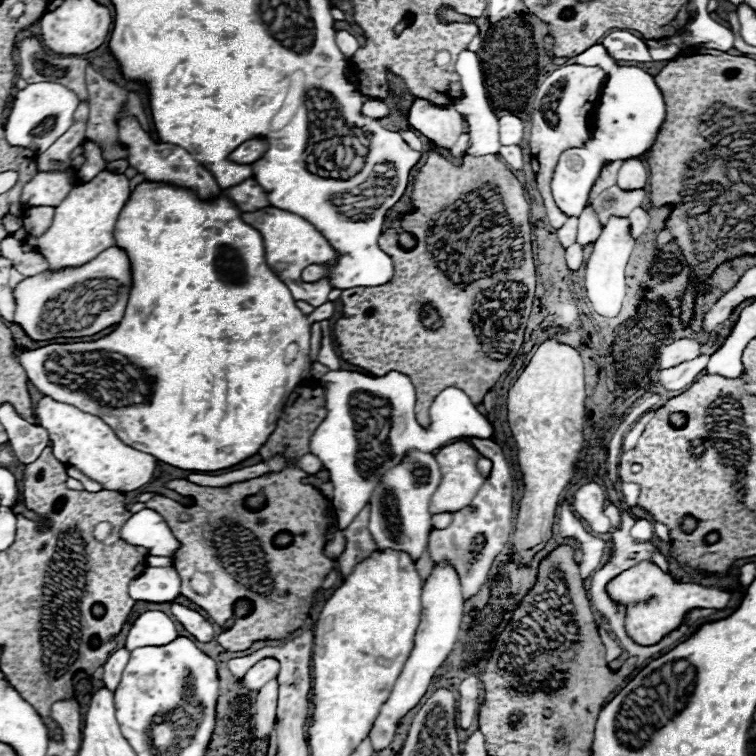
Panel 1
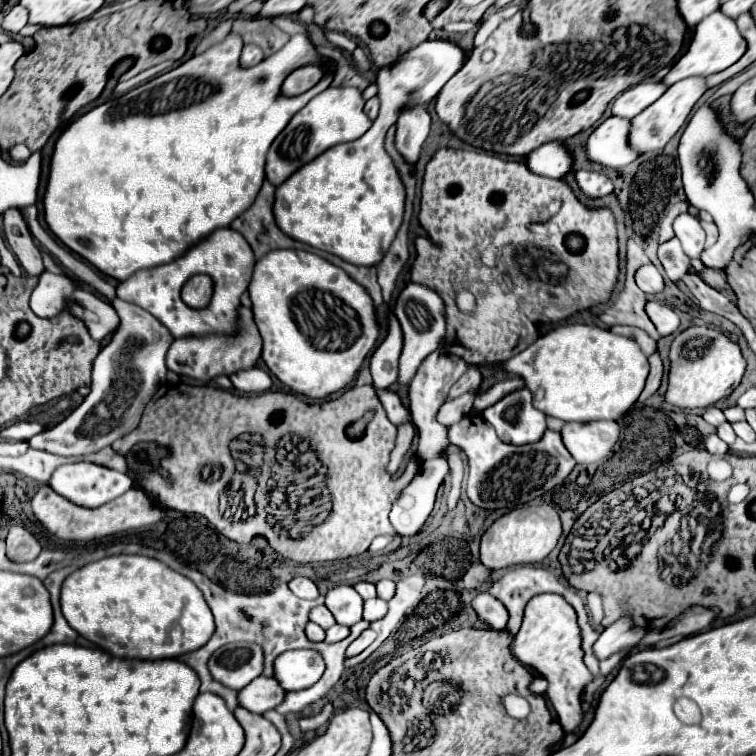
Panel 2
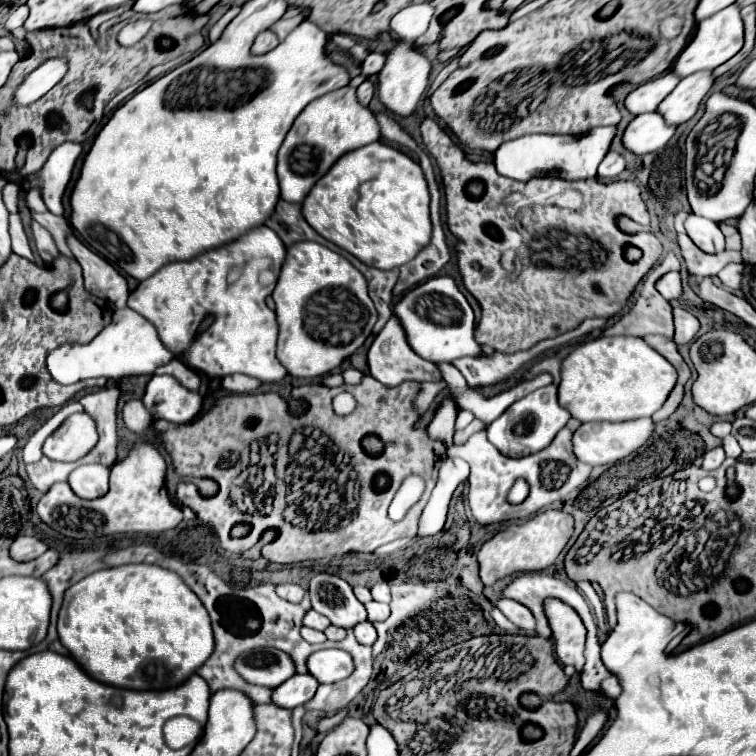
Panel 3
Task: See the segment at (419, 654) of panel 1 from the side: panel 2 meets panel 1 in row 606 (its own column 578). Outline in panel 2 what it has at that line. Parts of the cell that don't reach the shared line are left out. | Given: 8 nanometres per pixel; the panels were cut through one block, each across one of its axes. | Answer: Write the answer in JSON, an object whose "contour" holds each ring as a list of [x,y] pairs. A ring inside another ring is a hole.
{"contour":[[[610,420],[566,422],[560,430],[566,450],[580,464],[604,462],[620,438],[620,426]]]}

